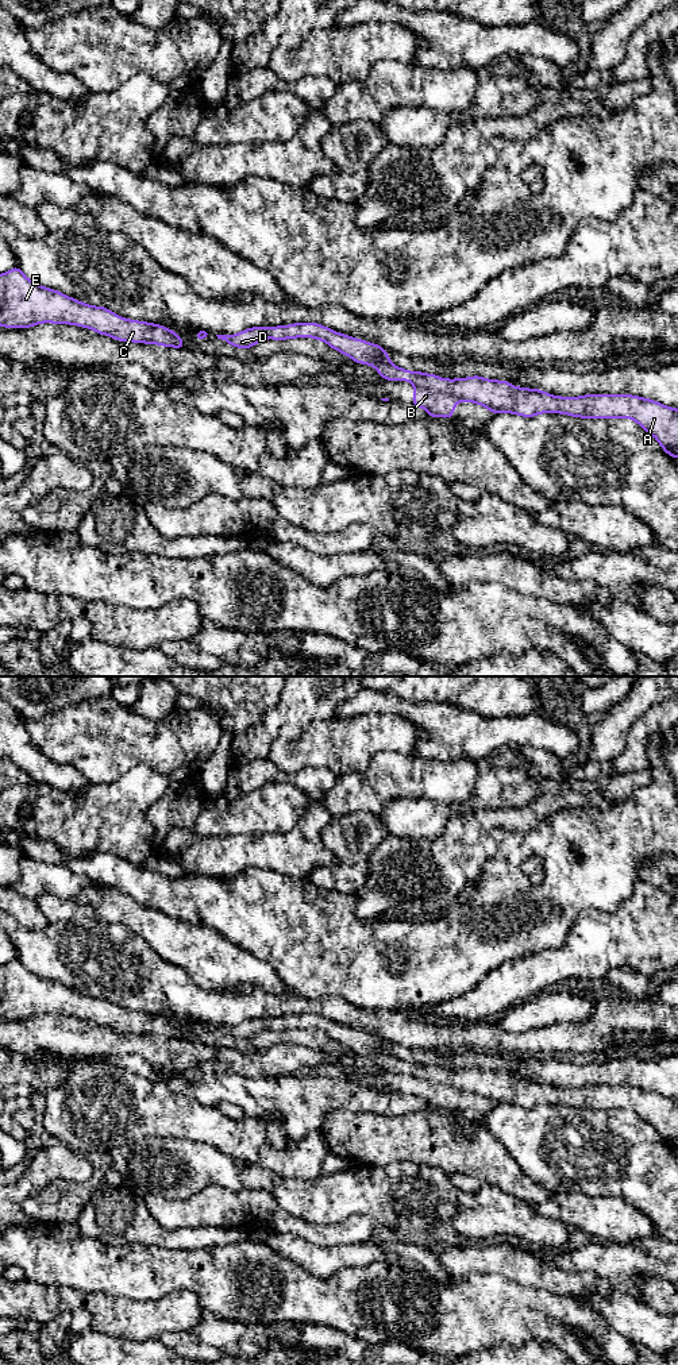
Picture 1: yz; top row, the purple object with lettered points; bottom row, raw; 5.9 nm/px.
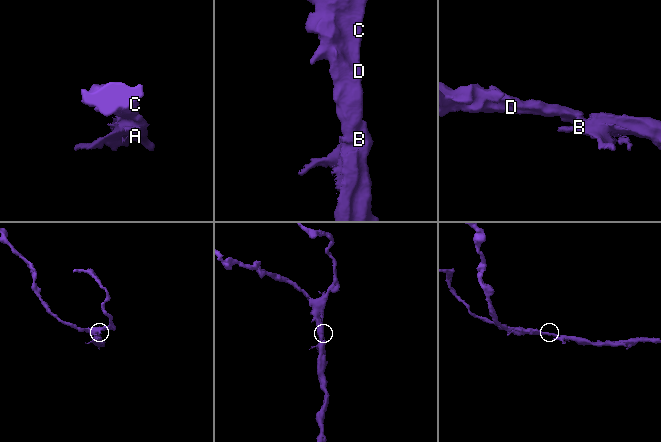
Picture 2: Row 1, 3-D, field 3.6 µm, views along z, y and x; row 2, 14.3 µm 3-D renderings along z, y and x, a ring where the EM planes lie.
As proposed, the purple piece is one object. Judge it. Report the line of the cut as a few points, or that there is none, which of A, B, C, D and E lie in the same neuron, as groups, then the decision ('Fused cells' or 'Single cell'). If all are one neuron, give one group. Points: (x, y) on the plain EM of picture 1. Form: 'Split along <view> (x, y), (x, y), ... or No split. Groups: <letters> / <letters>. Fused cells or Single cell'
No split. Groups: A B C D E. Single cell

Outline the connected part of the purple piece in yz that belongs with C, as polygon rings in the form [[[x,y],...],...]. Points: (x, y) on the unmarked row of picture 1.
[[[15,957],[0,965],[0,1017],[72,1015],[95,1021],[120,1033],[186,1040],[182,1029],[159,1015],[123,1010],[104,998],[92,998],[30,972]]]

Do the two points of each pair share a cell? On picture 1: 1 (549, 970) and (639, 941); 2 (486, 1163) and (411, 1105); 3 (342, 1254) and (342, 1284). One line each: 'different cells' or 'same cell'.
1: same cell
2: different cells
3: different cells

